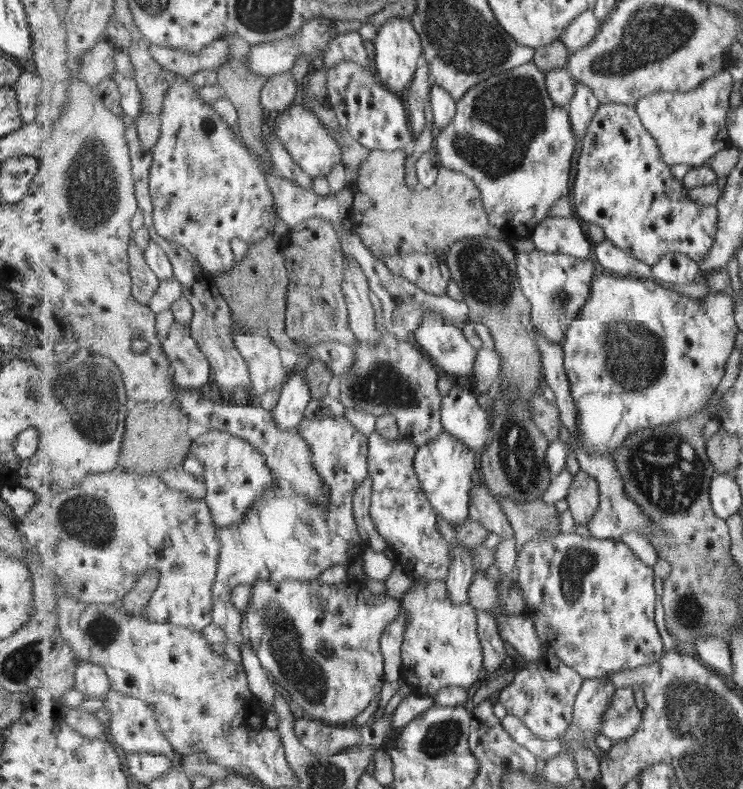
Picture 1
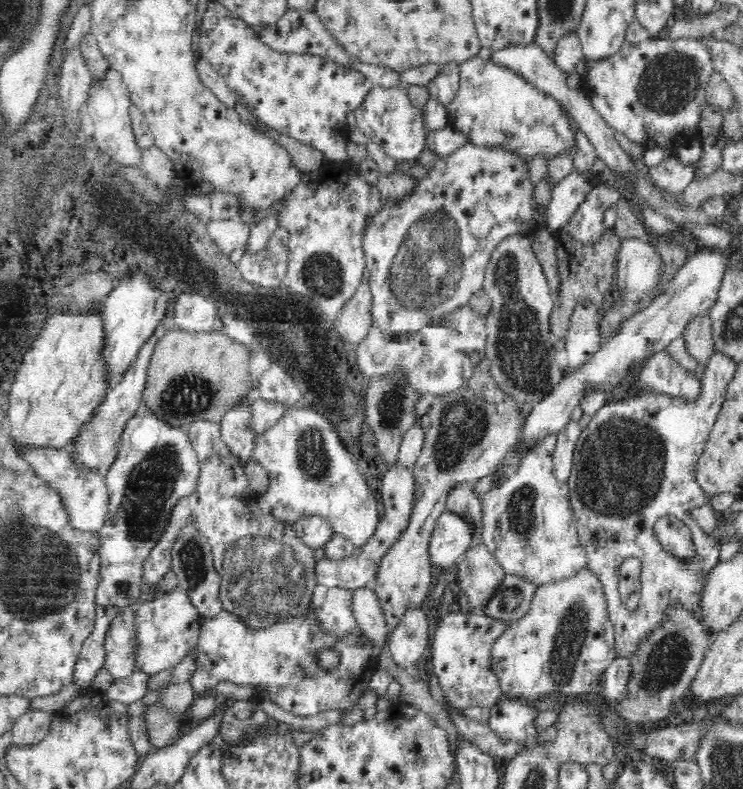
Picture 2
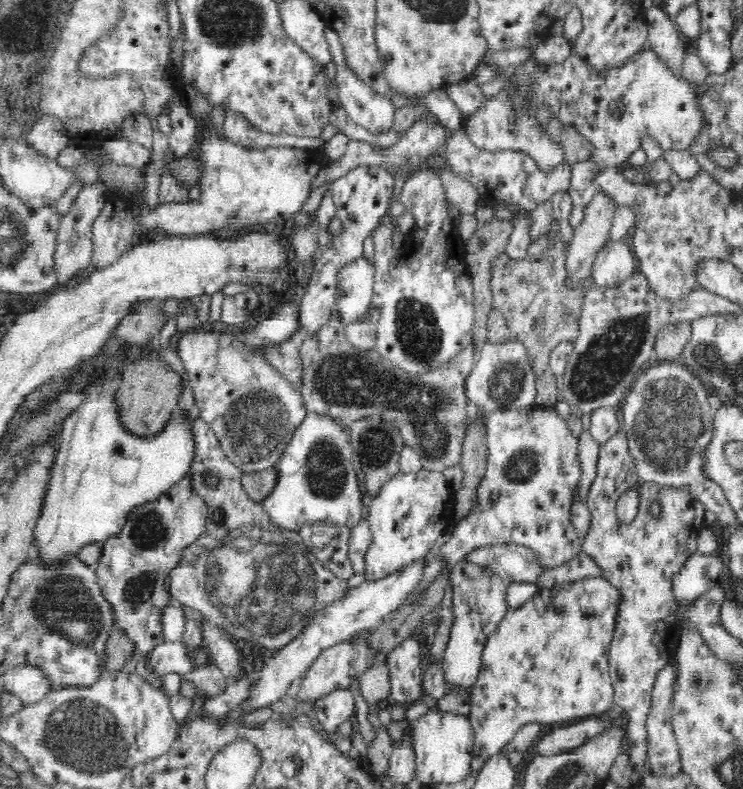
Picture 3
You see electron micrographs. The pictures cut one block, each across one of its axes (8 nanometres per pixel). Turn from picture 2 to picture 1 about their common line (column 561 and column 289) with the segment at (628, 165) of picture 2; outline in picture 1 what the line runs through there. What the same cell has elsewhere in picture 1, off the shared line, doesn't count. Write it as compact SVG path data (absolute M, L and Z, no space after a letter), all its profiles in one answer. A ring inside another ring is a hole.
M293 70L277 73L268 77L268 82L262 91L262 105L275 115L293 105L293 100L297 96L297 82L293 78Z

